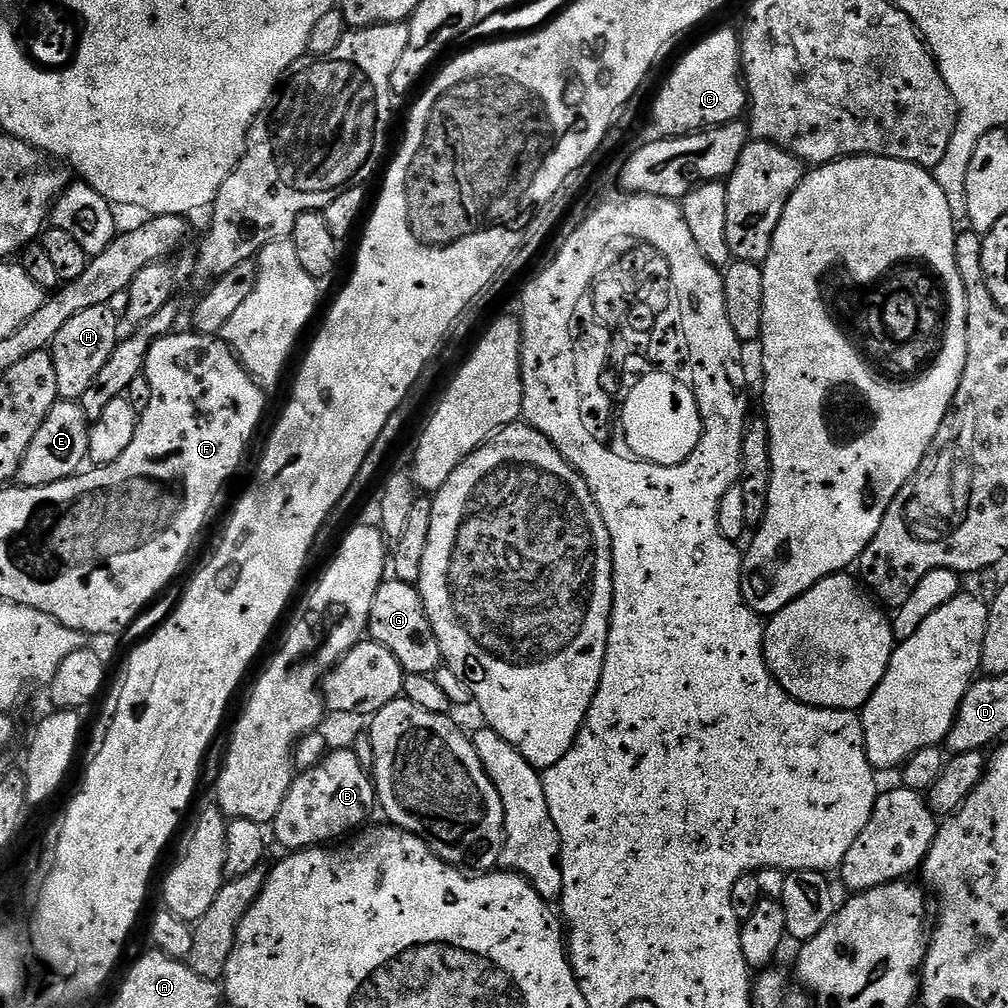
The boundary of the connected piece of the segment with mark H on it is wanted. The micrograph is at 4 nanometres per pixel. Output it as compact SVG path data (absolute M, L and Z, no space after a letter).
M103 304L90 306L90 310L82 310L82 314L74 314L74 318L70 318L70 322L58 330L58 338L54 338L50 351L58 378L60 399L78 402L82 394L86 394L90 382L94 382L94 377L100 373L102 366L106 366L110 354L114 354L116 341L122 336L120 324L122 325L122 320L118 313Z

